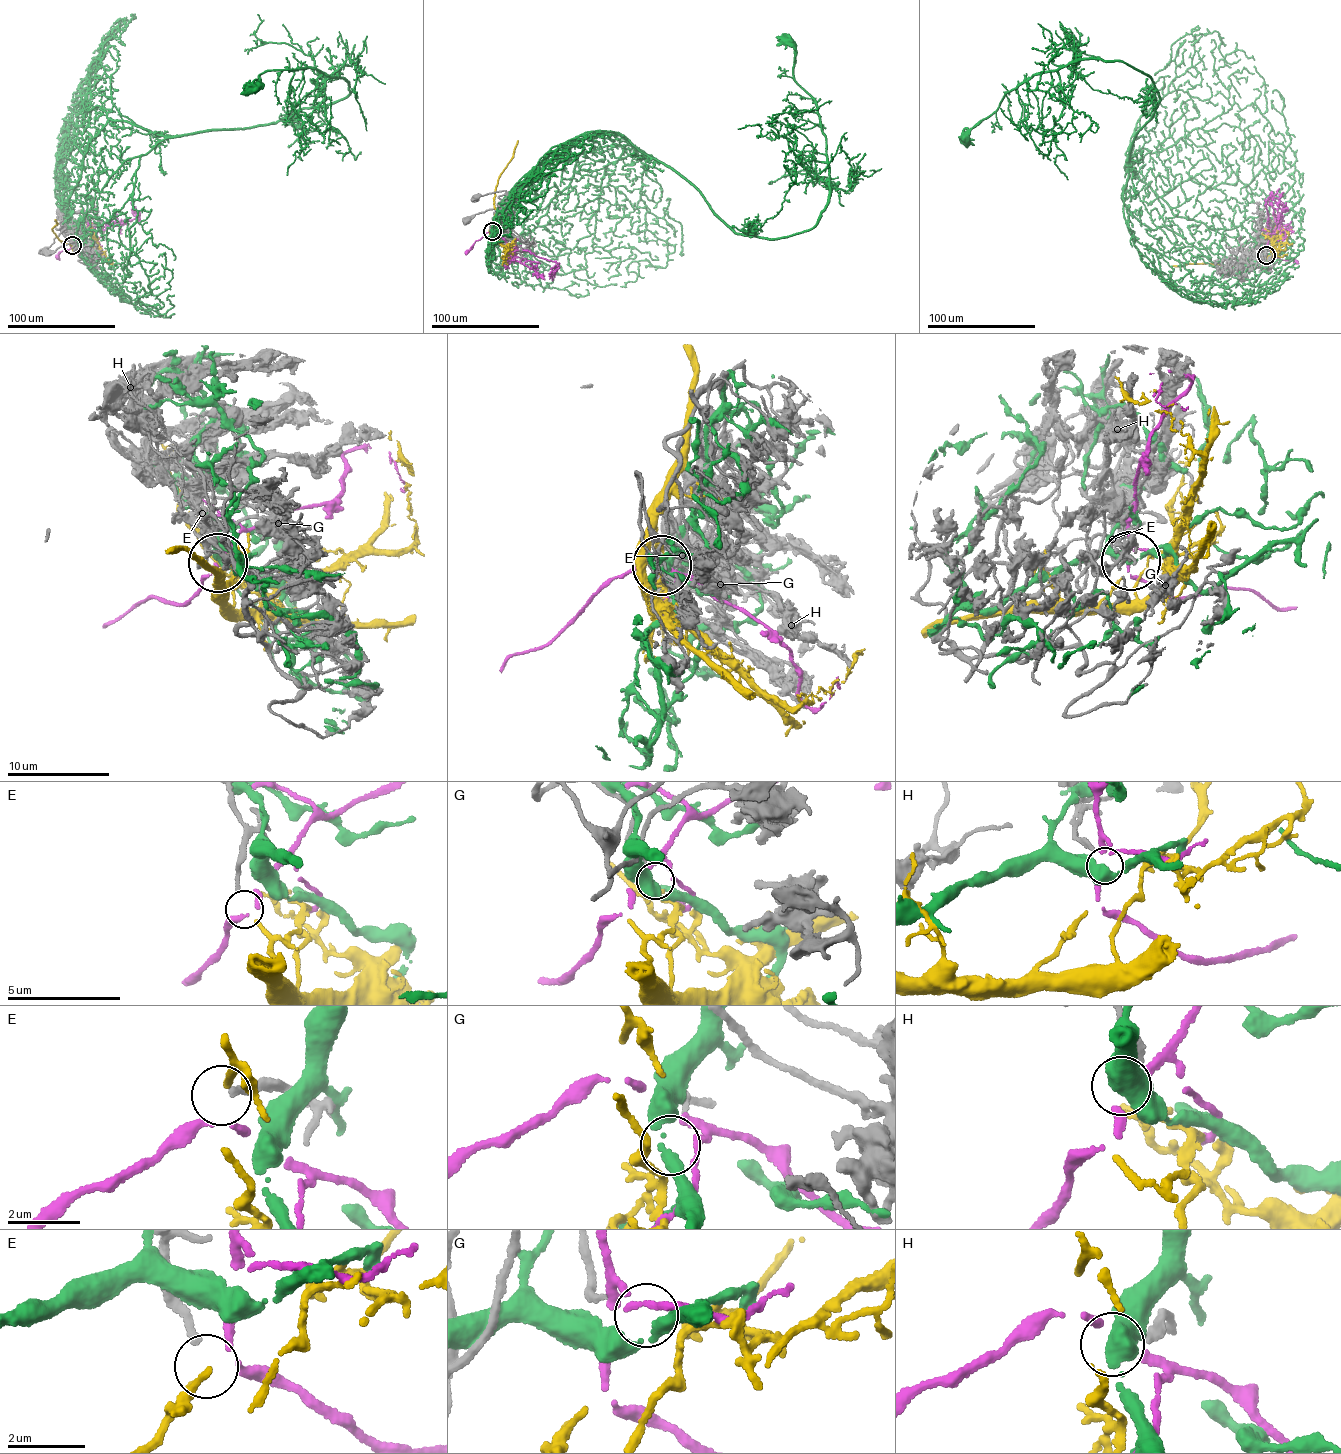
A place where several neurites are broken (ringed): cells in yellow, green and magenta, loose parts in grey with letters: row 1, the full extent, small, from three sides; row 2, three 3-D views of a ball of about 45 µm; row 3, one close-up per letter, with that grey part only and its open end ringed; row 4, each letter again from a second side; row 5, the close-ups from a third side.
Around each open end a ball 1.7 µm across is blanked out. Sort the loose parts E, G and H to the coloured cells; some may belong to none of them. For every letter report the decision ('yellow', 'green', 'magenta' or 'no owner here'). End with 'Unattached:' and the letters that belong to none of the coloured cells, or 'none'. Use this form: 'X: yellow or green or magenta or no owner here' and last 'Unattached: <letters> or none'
E: yellow
G: no owner here
H: no owner here
Unattached: G, H

